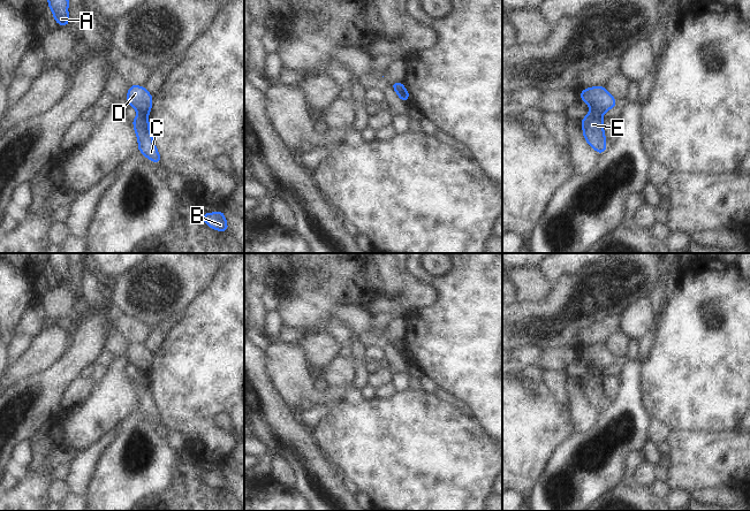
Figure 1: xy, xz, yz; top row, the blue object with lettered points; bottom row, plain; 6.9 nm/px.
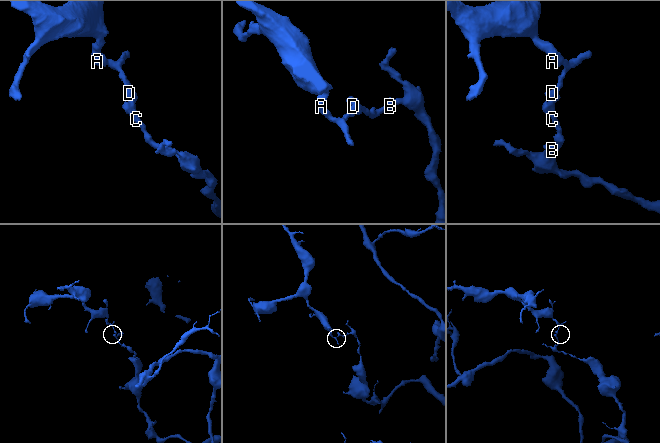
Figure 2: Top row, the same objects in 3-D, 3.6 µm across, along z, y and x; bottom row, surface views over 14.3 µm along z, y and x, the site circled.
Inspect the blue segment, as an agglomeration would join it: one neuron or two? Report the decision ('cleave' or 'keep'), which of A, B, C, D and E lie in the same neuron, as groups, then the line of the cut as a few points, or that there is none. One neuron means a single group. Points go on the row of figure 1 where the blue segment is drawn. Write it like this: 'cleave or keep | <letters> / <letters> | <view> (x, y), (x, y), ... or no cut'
cleave | A D / B C E | yz (591, 108), (601, 114)

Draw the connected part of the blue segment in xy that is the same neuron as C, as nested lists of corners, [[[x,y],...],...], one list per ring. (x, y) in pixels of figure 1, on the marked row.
[[[138,112],[136,119],[131,122],[138,138],[138,151],[142,152],[149,160],[156,163],[160,162],[161,159],[159,152],[157,151],[152,140],[152,134],[150,132],[147,115]]]

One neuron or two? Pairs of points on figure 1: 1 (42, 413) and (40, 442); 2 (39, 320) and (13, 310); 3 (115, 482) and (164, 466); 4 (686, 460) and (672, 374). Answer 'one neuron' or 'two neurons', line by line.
1: two neurons
2: two neurons
3: one neuron
4: two neurons

